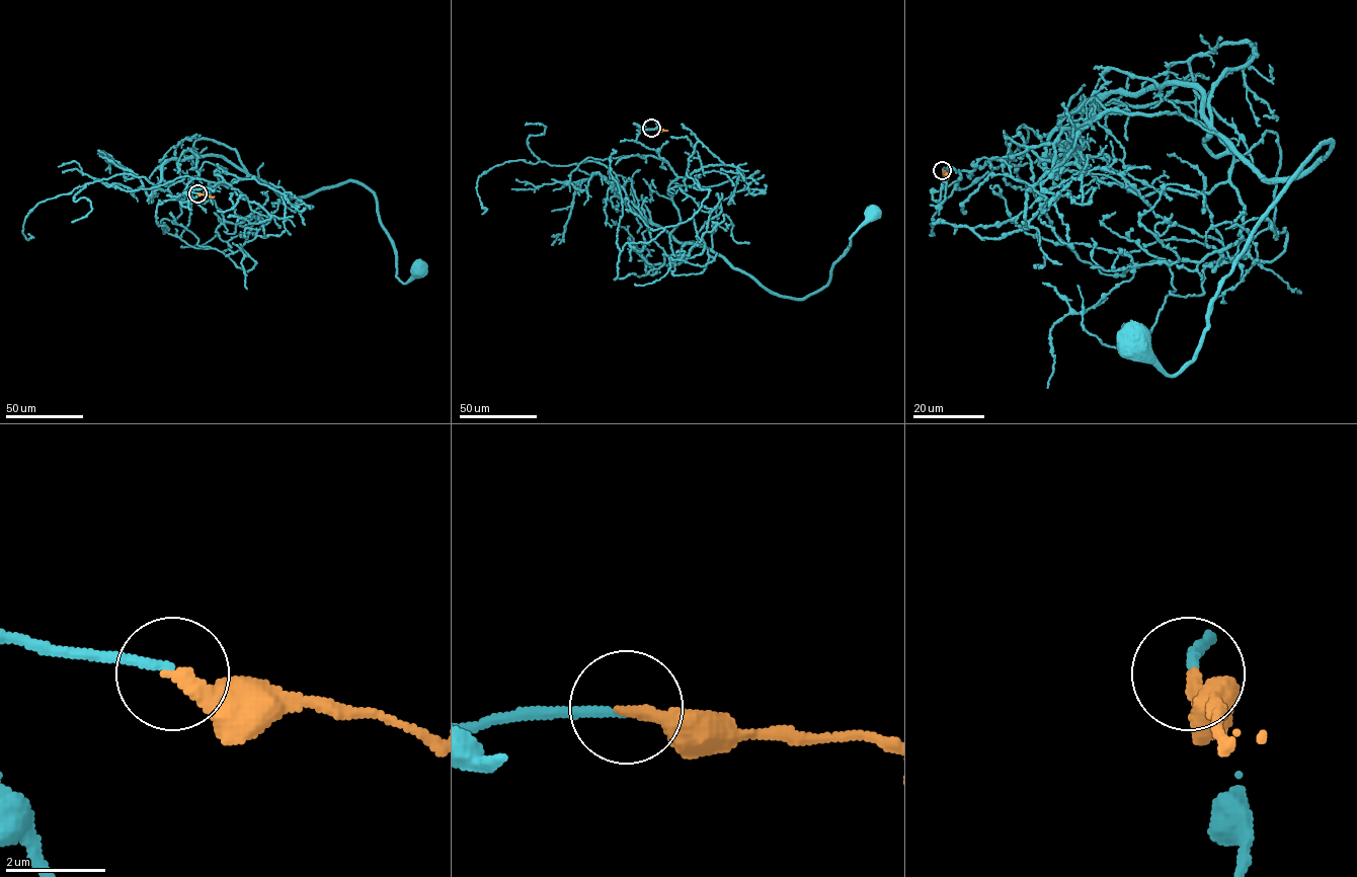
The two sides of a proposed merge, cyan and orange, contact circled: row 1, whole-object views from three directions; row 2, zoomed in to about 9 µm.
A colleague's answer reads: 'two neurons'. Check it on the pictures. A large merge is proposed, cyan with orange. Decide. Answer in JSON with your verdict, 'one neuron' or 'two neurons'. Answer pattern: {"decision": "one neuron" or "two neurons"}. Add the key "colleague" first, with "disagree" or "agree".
{"colleague": "disagree", "decision": "one neuron"}

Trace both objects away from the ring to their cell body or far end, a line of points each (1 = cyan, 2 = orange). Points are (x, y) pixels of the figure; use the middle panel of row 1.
1: (651, 129), (636, 142), (676, 176), (672, 252), (709, 248), (780, 295), (821, 290), (873, 213)
2: (651, 128), (667, 131)

